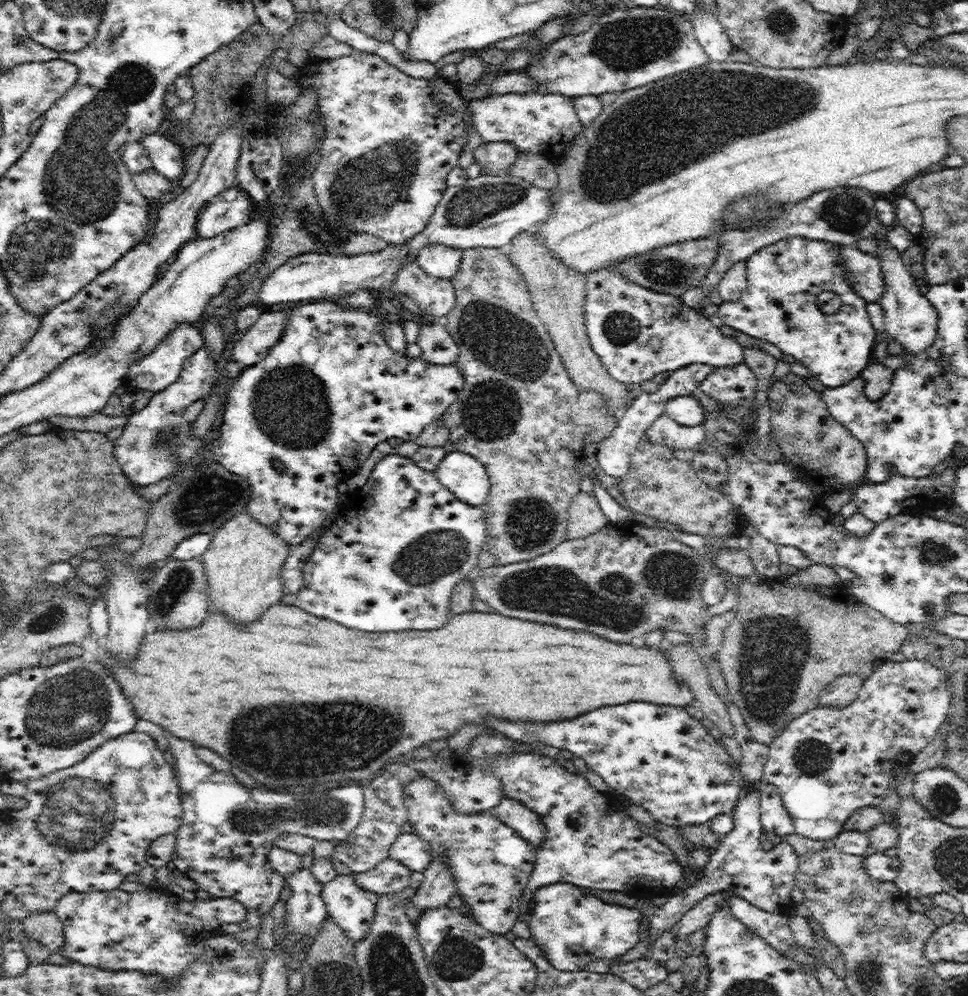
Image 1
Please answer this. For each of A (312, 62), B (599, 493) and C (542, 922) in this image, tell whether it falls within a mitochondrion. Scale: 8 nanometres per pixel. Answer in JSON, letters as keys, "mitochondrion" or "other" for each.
{"A":"other","B":"other","C":"other"}

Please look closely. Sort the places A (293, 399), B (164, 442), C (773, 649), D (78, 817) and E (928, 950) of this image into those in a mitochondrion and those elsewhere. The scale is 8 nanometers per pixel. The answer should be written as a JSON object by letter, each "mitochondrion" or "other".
{"A":"mitochondrion","B":"mitochondrion","C":"mitochondrion","D":"mitochondrion","E":"other"}

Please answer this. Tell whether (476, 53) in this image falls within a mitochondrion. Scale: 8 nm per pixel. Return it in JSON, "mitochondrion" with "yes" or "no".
{"mitochondrion":"no"}

